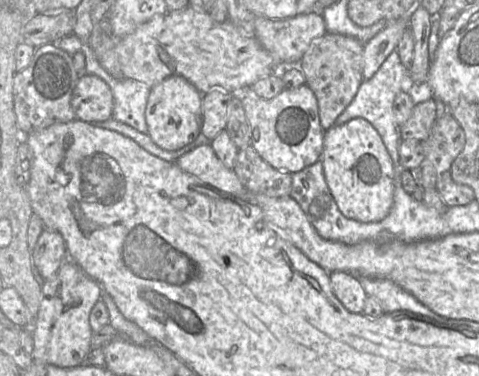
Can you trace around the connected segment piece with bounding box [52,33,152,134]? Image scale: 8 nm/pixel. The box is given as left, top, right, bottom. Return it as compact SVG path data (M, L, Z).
M73 33L52 43L70 55L82 51L85 56L85 73L100 77L112 91L112 118L130 125L141 133L148 133L145 109L152 87L137 80L115 78L110 75L101 66L88 42L83 43Z

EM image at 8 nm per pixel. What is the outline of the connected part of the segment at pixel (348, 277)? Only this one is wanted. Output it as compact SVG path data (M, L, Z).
M343 271L329 273L337 299L352 313L362 313L367 294L355 275Z

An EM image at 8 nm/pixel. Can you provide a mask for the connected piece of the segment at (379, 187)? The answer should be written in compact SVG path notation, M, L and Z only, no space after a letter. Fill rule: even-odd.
M353 118L327 129L321 159L326 183L346 218L371 223L388 215L394 201L394 165L382 138L366 119Z

